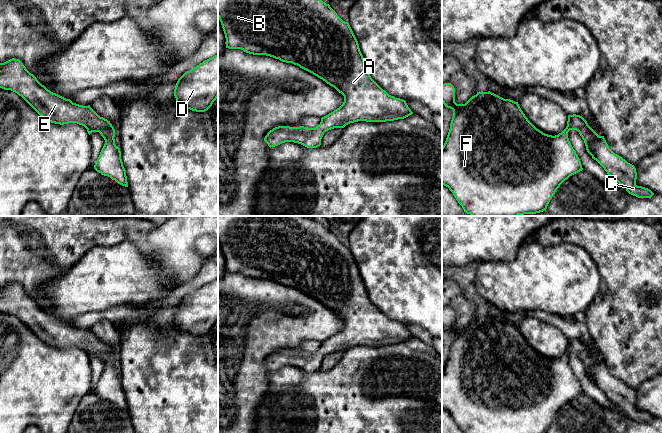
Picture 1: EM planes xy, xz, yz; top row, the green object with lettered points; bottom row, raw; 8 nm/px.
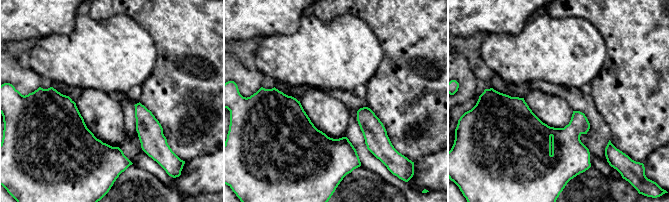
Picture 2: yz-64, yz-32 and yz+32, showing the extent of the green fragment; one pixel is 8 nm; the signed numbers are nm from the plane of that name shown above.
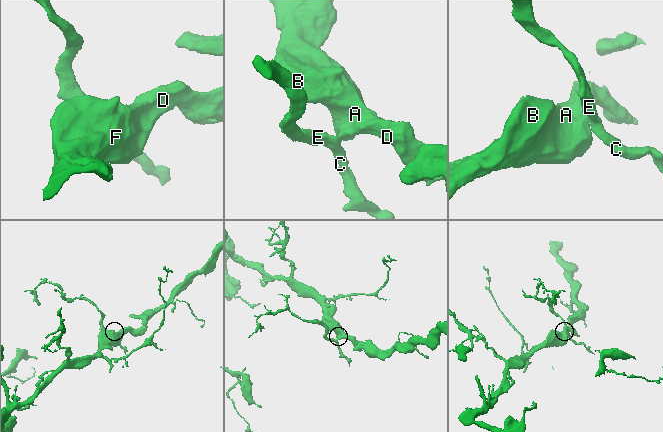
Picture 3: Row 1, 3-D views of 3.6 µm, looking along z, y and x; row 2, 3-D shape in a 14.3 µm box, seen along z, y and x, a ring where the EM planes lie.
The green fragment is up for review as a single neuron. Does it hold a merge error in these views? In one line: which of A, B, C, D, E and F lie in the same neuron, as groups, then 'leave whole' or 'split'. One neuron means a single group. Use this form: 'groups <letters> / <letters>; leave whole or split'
groups A B C D E F; leave whole

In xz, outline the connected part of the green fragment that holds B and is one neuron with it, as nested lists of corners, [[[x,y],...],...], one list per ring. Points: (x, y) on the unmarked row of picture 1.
[[[218,216],[218,242],[225,258],[226,272],[241,273],[249,278],[266,279],[282,286],[297,289],[322,303],[344,320],[343,328],[322,341],[320,348],[315,352],[278,350],[270,354],[264,362],[270,372],[285,366],[298,367],[311,373],[317,372],[321,369],[321,363],[328,354],[344,352],[346,349],[358,345],[394,345],[413,338],[405,324],[389,319],[371,302],[349,247],[343,245],[329,228],[314,218],[303,216]]]

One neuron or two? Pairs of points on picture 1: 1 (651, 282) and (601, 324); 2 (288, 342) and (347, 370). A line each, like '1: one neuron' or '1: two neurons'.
1: one neuron
2: two neurons

